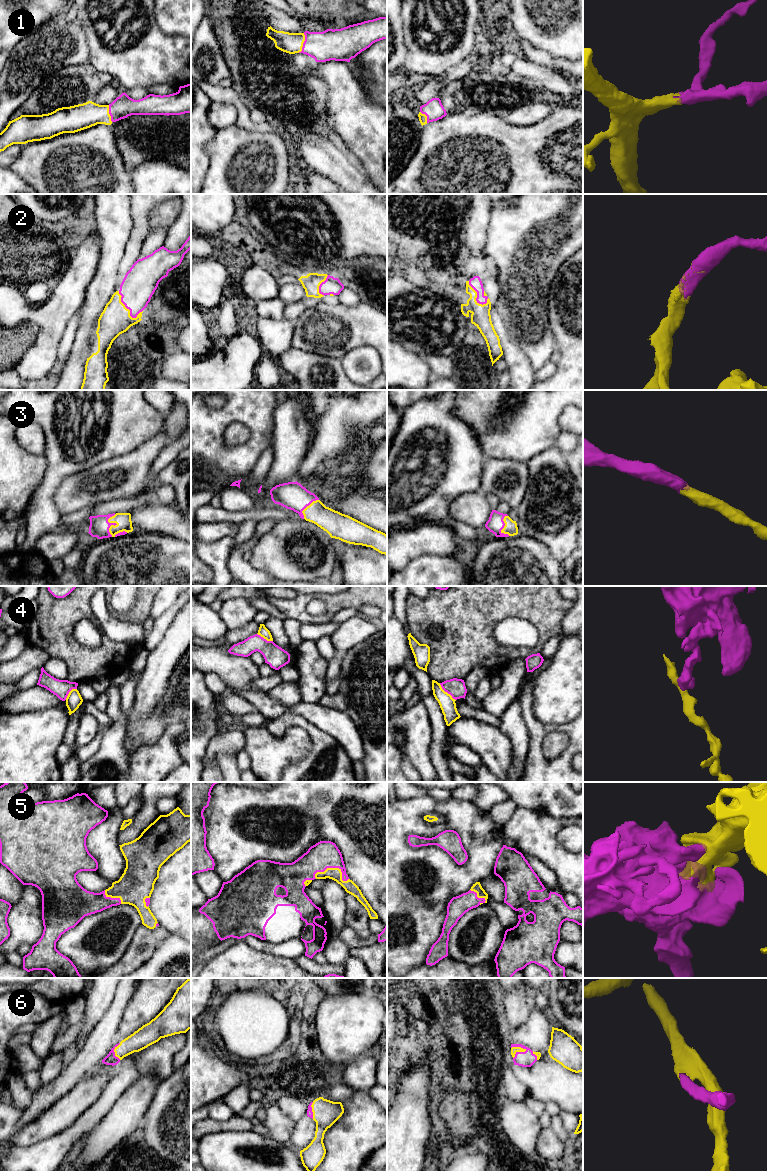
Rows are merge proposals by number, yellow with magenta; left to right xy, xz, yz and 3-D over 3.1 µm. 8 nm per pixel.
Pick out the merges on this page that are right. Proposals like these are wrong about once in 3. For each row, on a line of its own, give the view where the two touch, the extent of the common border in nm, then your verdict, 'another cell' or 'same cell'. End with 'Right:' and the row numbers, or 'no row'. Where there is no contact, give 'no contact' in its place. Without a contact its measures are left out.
1: contact in xz; length 170 nm; same cell
2: contact in xy; length 260 nm; same cell
3: contact in xy; length 190 nm; same cell
4: contact in yz; length 190 nm; another cell
5: contact in xz; length 280 nm; same cell
6: contact in yz; length 130 nm; same cell
Right: 1, 2, 3, 5, 6

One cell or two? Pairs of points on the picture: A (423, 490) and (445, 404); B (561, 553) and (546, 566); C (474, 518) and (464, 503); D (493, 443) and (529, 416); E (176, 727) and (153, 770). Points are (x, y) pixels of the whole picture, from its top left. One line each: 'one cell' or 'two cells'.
A: one cell
B: two cells
C: one cell
D: one cell
E: one cell

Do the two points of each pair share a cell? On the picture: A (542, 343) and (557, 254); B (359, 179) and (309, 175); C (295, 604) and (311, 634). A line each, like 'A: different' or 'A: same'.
A: same
B: different
C: different

